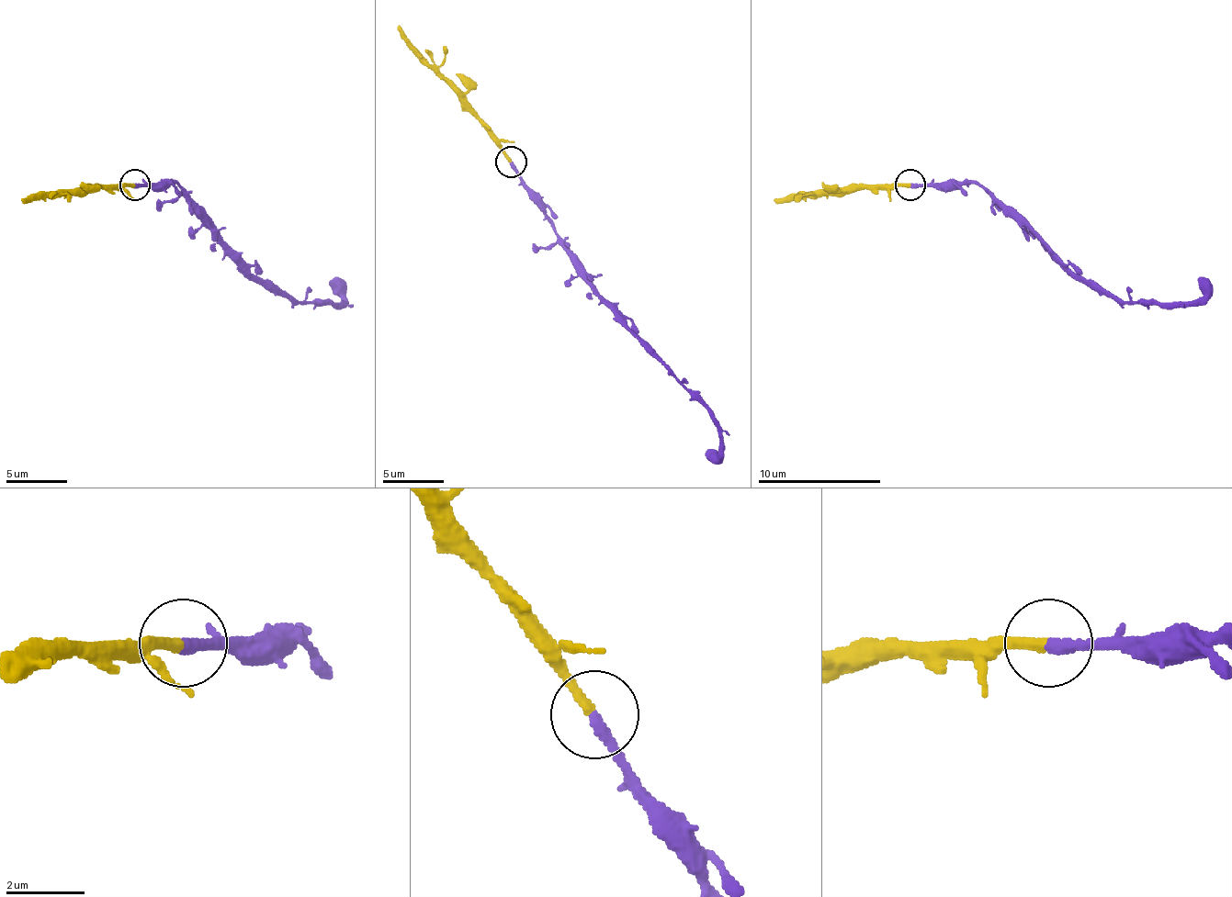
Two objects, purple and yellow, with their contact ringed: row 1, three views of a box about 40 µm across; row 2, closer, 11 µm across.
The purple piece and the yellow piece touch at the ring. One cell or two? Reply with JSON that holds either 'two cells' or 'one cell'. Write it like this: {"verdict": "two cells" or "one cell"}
{"verdict": "one cell"}

